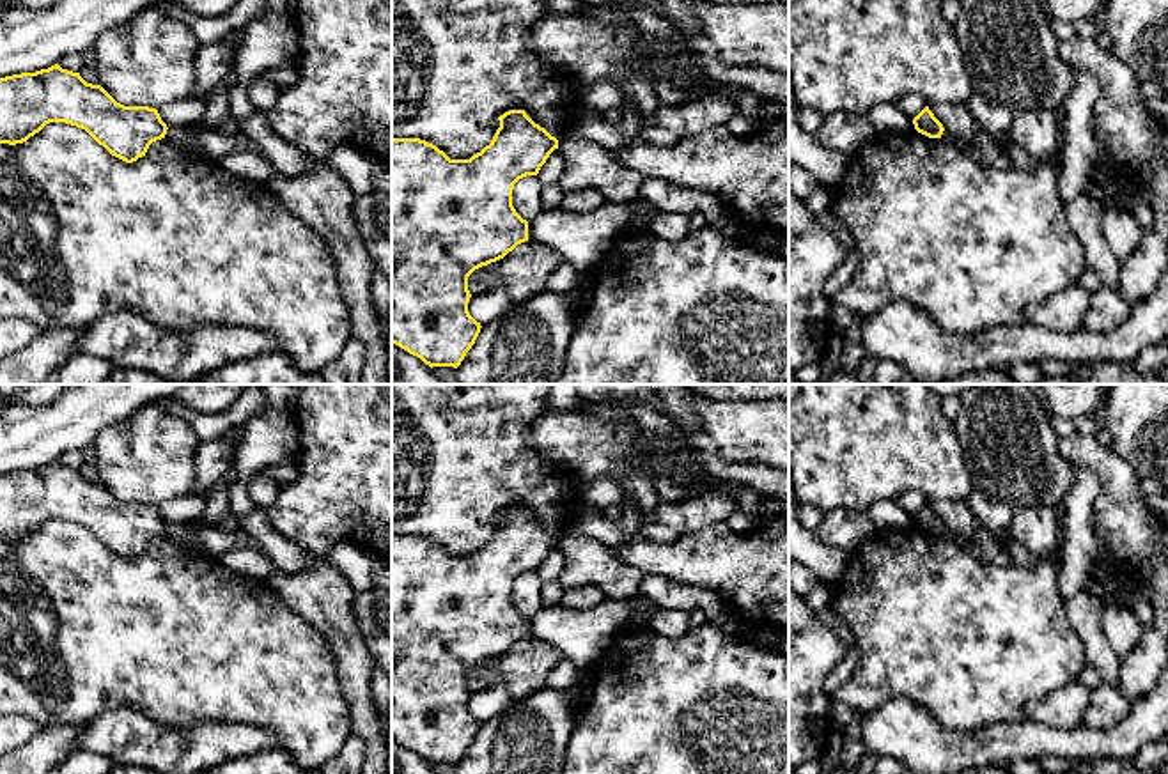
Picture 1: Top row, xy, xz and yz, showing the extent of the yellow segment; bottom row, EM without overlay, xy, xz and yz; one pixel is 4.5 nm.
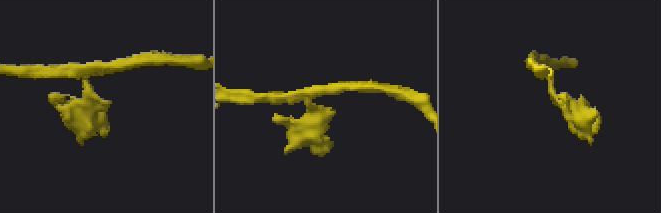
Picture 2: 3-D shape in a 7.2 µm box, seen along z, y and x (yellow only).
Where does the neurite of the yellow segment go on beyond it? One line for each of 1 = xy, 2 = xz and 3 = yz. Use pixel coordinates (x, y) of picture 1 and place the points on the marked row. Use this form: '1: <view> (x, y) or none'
1: none
2: none
3: none

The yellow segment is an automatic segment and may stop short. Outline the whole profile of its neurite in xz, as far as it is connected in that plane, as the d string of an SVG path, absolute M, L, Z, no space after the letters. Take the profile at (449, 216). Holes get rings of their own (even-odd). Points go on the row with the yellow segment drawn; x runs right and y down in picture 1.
M509 110L500 115L498 120L500 128L496 129L491 143L486 145L480 152L473 154L470 159L450 159L436 145L420 138L392 138L392 344L420 358L431 368L457 368L466 352L475 344L482 326L468 312L468 303L471 298L468 290L468 276L475 269L503 259L518 244L528 241L528 221L516 213L512 205L512 190L519 179L526 175L537 175L549 154L558 149L558 140L551 136L544 128L535 124L525 110Z

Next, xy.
M58 64L35 73L0 78L0 143L23 143L50 122L66 122L85 129L112 156L133 163L145 156L149 145L165 138L167 124L156 108L124 106L101 85L87 83L80 73Z

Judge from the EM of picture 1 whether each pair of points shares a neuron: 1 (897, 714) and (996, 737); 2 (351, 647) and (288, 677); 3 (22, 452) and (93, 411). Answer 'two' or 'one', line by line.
1: one
2: two
3: one

